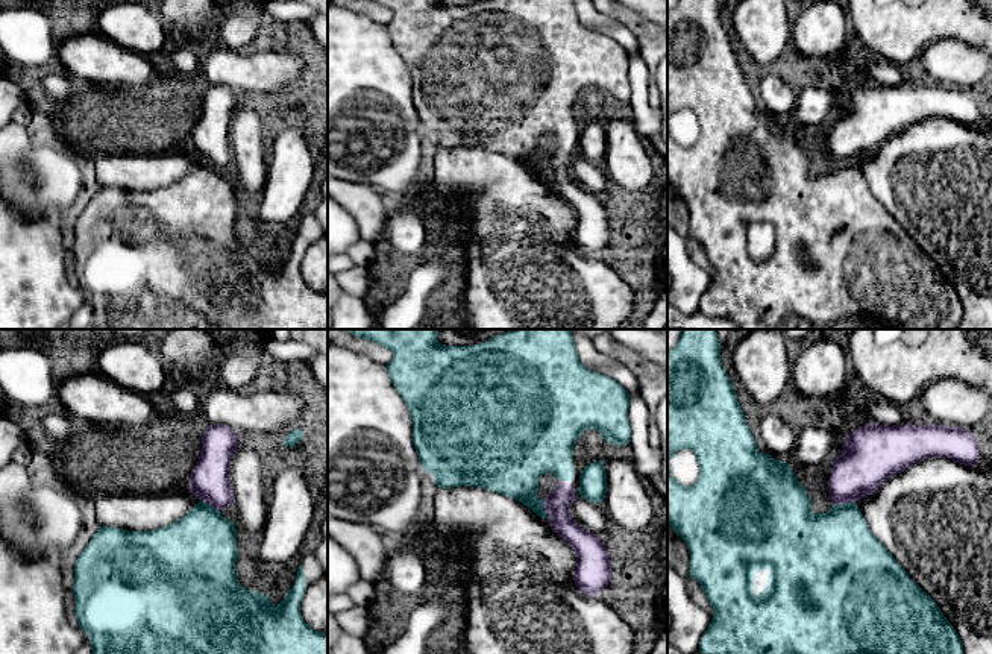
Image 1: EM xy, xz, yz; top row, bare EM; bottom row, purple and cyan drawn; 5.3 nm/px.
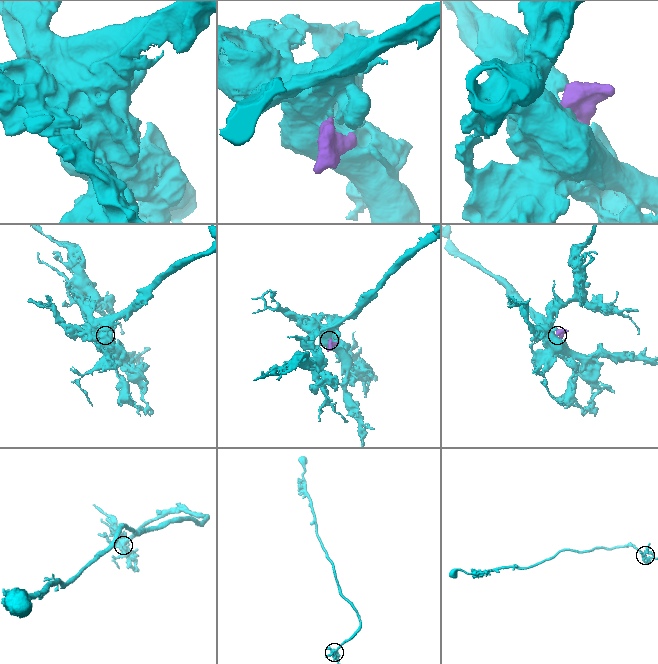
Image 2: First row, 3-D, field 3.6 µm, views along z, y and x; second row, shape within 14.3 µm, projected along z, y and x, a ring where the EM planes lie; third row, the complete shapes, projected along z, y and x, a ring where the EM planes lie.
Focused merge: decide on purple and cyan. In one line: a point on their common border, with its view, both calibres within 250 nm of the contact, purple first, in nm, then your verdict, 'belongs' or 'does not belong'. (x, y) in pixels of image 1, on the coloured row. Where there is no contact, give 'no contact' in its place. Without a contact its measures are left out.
yz (845, 503) | 300/400 nm | belongs

